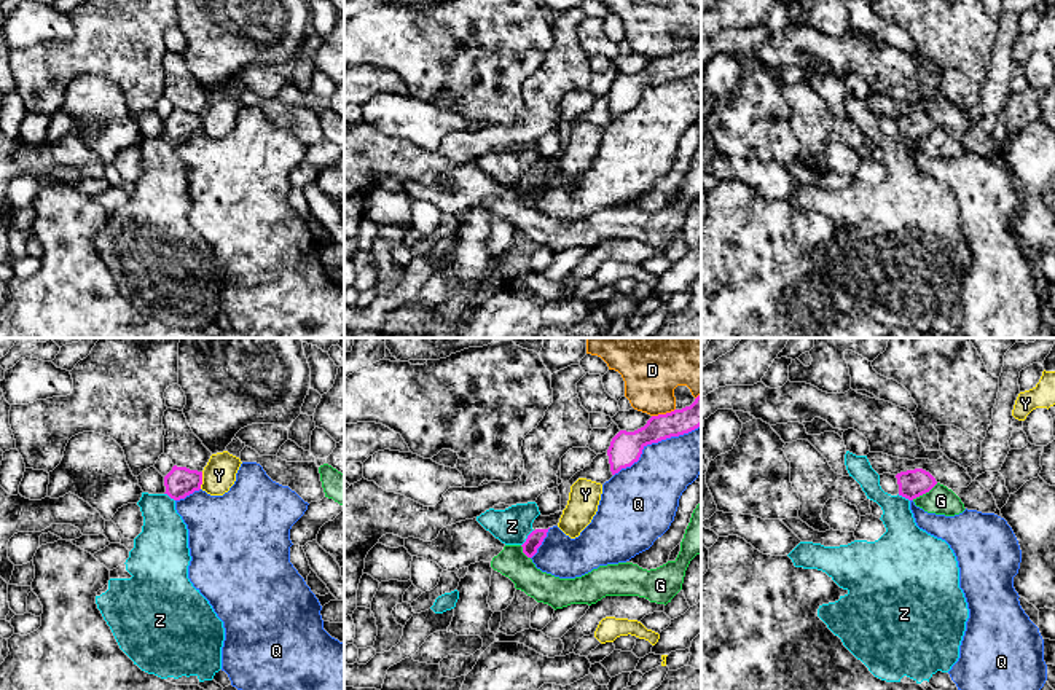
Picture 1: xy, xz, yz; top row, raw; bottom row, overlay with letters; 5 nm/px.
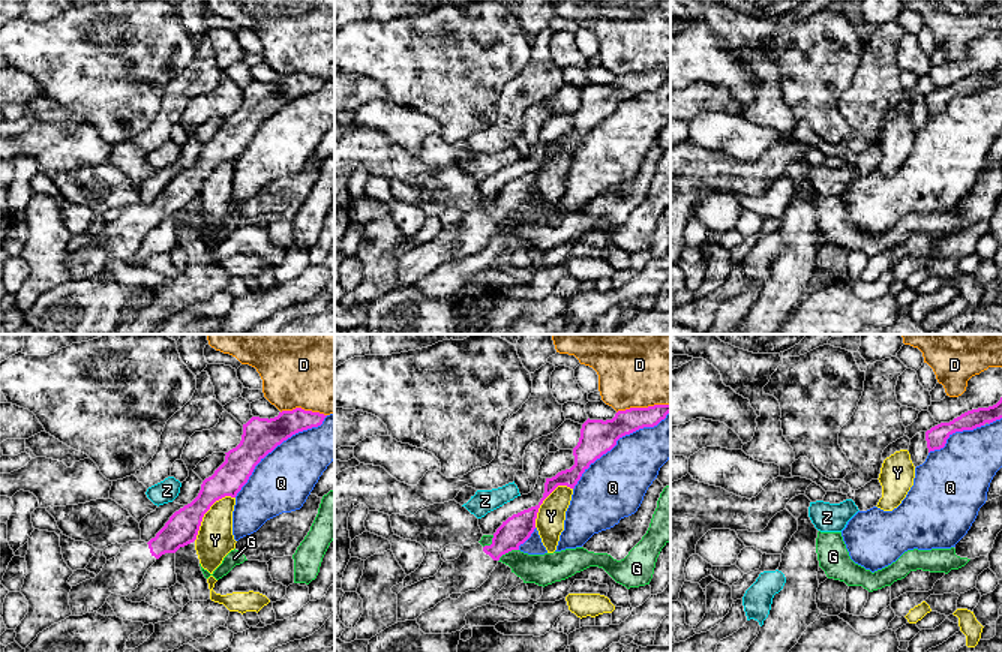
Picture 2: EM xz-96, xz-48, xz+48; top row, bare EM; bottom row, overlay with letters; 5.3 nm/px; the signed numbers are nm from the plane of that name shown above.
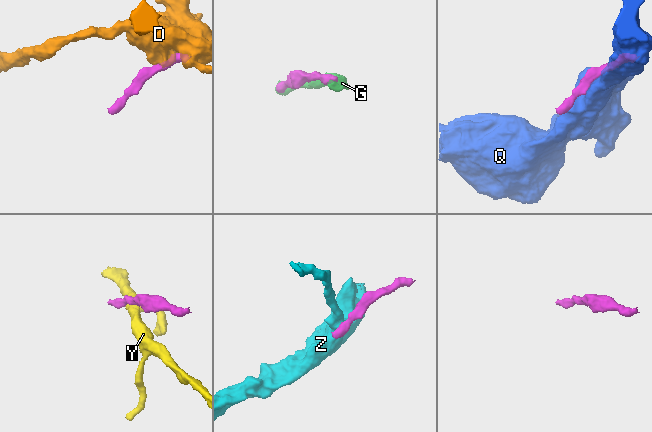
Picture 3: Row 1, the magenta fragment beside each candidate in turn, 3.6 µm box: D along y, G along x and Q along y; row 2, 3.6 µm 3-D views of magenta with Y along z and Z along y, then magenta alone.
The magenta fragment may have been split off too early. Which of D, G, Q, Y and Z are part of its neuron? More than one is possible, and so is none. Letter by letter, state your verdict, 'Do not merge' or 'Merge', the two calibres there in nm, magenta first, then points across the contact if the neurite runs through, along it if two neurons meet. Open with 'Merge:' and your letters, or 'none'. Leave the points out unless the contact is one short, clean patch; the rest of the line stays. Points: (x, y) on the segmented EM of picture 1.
Merge: none
D: Do not merge. Thickness 160 nm (magenta) against 320 nm. Boundary: xz (674, 408), (652, 416)
G: Do not merge. Thickness 140 nm (magenta) against 140 nm. Boundary: yz (937, 483), (912, 499)
Q: Do not merge. Thickness 160 nm (magenta) against 320 nm
Y: Do not merge. Thickness 160 nm (magenta) against 170 nm. Boundary: xy (203, 472), (200, 488)
Z: Do not merge. Thickness 80 nm (magenta) against 190 nm. Boundary: xz (533, 529), (521, 545)

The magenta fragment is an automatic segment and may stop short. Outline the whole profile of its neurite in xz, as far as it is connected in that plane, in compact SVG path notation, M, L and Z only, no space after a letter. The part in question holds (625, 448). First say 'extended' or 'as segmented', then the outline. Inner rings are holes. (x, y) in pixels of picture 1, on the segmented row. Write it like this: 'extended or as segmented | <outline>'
as segmented | M701 395L690 406L652 416L634 432L620 430L607 449L612 475L639 461L647 445L688 433L701 425Z

